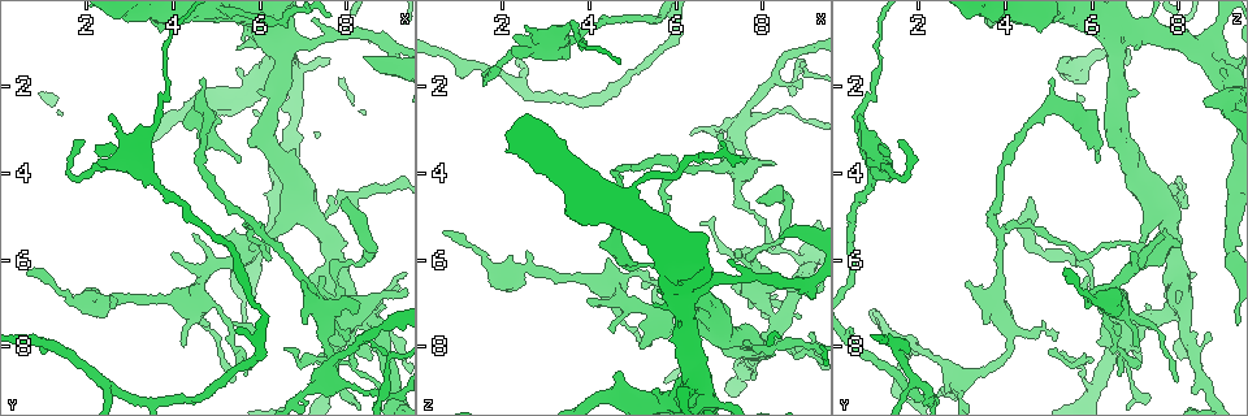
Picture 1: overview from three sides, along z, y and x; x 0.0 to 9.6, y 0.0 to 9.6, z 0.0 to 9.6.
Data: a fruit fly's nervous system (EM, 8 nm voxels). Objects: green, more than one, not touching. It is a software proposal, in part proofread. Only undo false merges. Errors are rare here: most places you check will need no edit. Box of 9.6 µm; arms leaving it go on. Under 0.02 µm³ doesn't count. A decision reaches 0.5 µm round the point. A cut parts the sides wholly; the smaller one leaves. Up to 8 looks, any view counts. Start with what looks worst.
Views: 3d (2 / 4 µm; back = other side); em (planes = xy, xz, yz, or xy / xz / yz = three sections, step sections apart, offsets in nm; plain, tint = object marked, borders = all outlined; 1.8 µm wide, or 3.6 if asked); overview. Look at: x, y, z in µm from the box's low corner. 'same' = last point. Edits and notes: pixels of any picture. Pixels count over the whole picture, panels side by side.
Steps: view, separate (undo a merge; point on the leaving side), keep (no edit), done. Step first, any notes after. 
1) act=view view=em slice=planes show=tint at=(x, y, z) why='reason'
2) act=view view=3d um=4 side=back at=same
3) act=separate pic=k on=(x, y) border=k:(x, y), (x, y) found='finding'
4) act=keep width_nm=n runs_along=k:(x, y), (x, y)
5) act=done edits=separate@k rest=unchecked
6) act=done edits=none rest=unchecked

act=view view=em slice=xy step=8 show=borders at=(5.95, 5.70, 7.15) why='looks like a crossing'

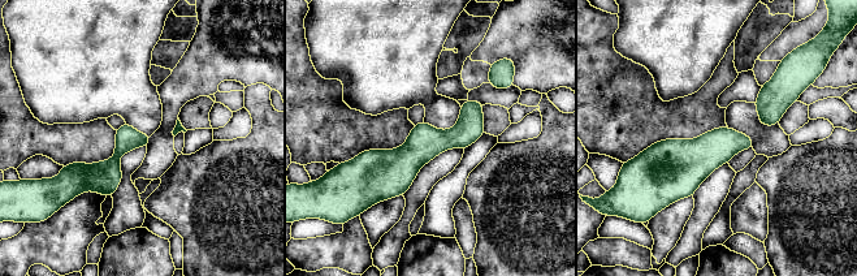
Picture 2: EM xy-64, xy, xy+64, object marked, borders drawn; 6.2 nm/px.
act=keep runs_along=2:(479, 106), (399, 167), (358, 167) found='all the same neuron'

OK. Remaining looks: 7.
act=view view=em slice=yz step=8 show=tint at=(4.45, 6.65, 6.45) why='four or more arms meet'

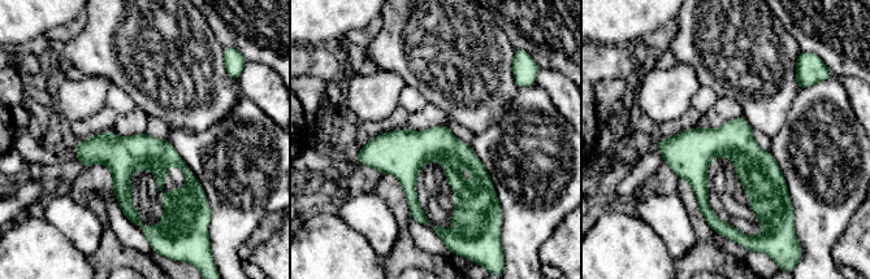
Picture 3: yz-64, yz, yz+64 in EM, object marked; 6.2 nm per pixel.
act=view view=em slice=planes show=borders at=same why='cut it another way'

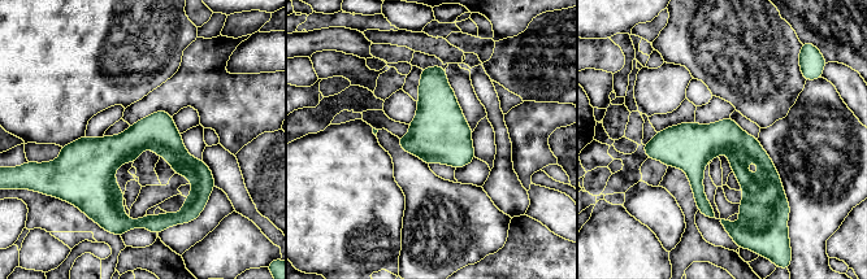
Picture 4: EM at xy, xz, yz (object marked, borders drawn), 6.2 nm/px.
act=keep runs_along=4:(64, 149), (163, 142), (207, 175) found='one neuron here'

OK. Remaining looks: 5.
act=view view=3d um=2 at=(6.00, 5.30, 4.00) why='side arm on a straight run'

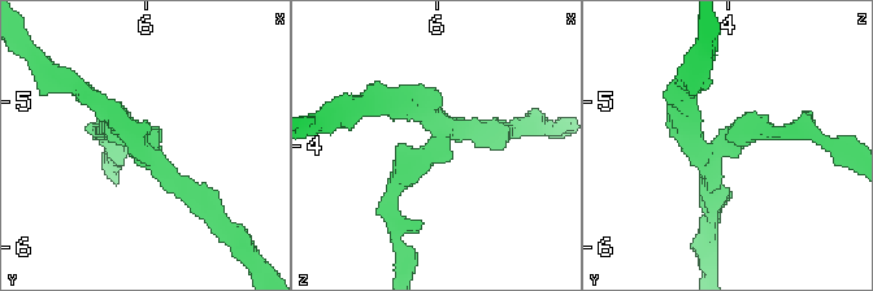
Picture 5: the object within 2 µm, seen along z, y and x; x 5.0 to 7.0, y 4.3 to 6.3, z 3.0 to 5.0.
act=view view=em slice=yz step=16 show=tint at=(6.04, 5.32, 3.98) arms=3 why='need the tissue'

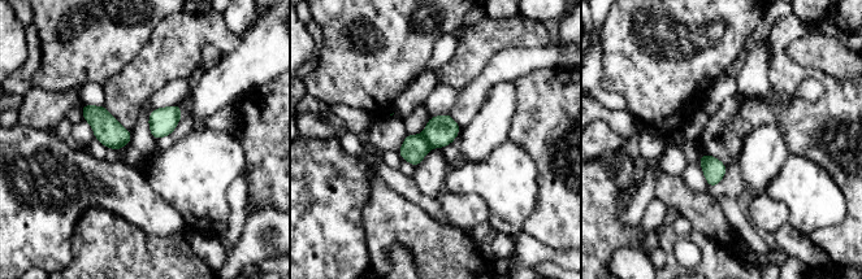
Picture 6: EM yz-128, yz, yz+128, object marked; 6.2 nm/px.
act=separate pic=6 on=(415, 147) width_nm=100 border=6:(421, 134), (432, 147) found='a second neuron is stuck on'

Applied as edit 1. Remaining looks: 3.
act=view view=em um=3.6 slice=planes show=tint at=(8.40, 7.35, 7.35) why='looks like a crossing'

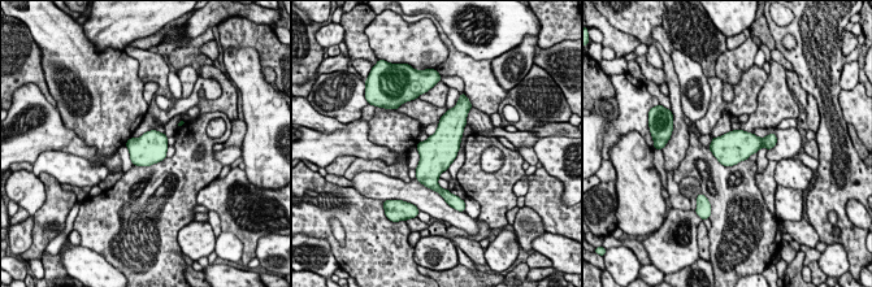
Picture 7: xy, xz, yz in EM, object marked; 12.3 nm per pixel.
act=keep width_nm=400 found='all the same neuron'

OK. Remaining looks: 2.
act=done edits=separate@6 rest=unchecked

